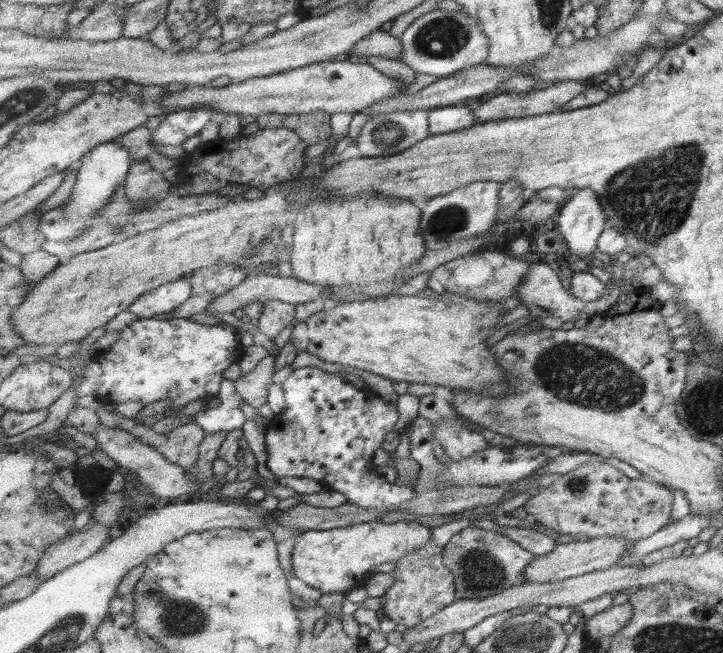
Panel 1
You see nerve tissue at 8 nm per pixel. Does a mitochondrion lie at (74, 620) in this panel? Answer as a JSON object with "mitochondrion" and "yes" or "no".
{"mitochondrion":"yes"}

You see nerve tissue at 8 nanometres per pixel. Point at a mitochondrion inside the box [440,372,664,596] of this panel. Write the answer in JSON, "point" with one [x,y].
{"point":[580,485]}

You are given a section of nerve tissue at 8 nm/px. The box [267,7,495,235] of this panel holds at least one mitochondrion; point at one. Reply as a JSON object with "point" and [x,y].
{"point":[442,38]}

